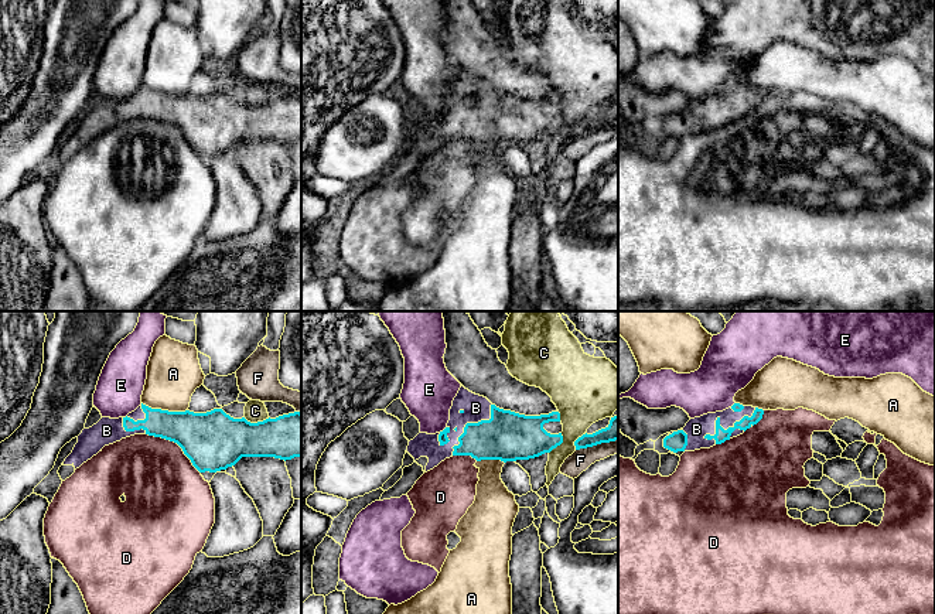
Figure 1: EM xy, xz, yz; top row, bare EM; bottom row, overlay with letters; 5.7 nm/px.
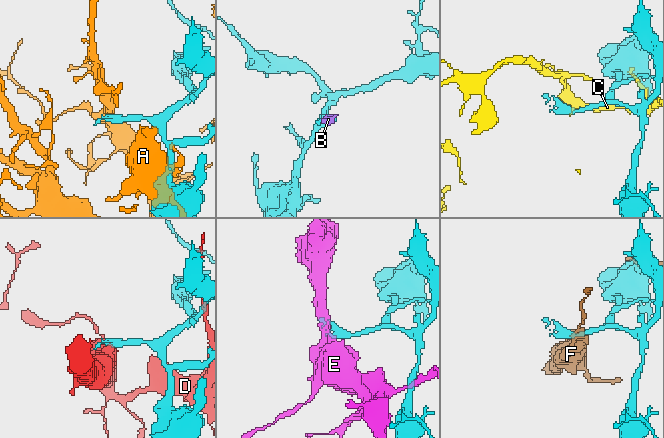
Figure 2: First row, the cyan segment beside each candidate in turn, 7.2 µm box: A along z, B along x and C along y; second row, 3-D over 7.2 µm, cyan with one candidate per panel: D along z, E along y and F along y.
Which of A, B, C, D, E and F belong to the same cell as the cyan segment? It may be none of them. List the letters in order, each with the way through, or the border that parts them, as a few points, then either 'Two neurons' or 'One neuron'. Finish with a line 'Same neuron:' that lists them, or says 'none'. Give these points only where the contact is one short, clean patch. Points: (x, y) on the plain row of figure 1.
A: Two neurons
B: One neuron
C: Two neurons
D: Two neurons
E: Two neurons
F: Two neurons
Same neuron: B

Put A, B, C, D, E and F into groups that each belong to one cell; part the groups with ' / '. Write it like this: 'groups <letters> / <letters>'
groups A / B / C / D / E / F

